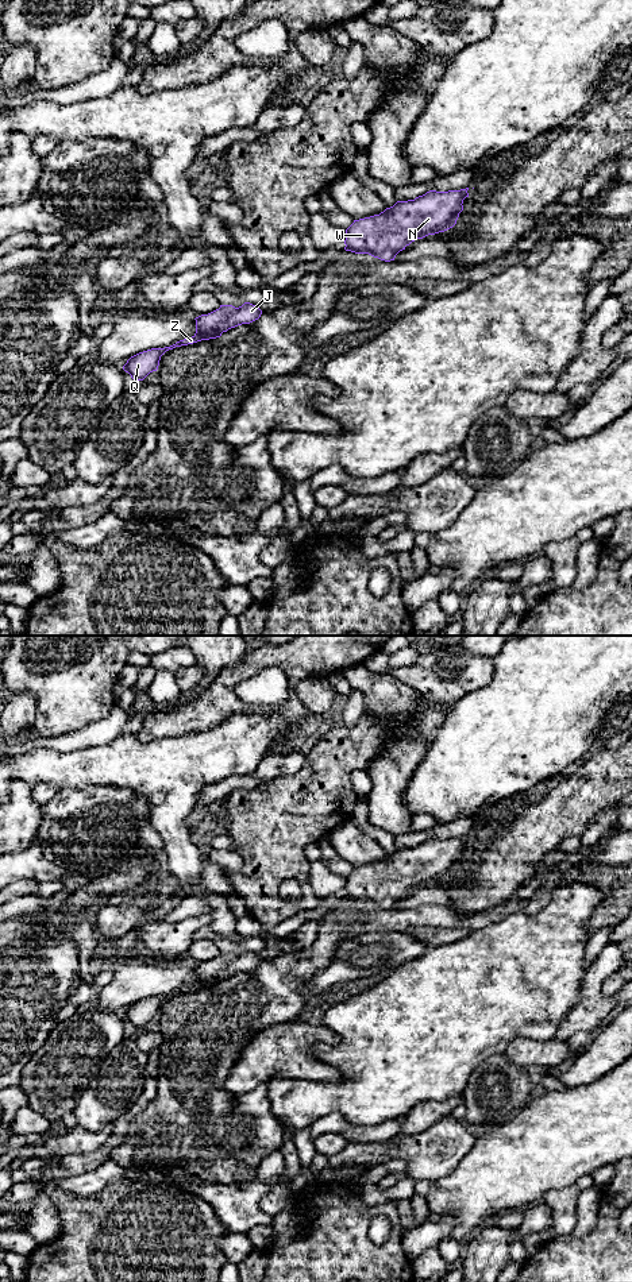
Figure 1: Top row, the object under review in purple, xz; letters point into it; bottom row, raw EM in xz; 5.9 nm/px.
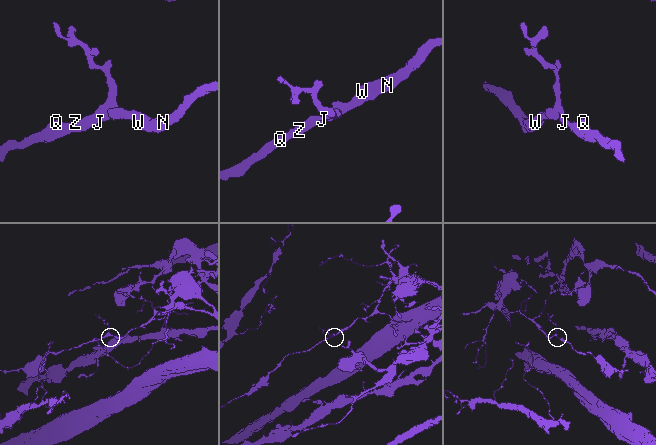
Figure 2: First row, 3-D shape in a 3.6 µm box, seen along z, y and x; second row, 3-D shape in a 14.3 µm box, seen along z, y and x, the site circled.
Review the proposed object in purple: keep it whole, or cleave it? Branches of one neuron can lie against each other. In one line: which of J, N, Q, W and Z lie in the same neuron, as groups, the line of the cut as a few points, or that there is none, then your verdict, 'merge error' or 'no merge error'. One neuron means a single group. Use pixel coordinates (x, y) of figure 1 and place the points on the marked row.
J N Q W Z | no cut | no merge error

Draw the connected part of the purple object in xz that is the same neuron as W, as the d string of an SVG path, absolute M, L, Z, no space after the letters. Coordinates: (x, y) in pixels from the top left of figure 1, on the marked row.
M429 190L415 200L397 201L379 215L354 220L346 229L344 250L394 260L412 242L452 228L467 190Z

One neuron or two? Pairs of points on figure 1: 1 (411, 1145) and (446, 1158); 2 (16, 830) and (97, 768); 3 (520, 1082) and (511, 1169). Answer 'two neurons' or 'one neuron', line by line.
1: one neuron
2: two neurons
3: two neurons

